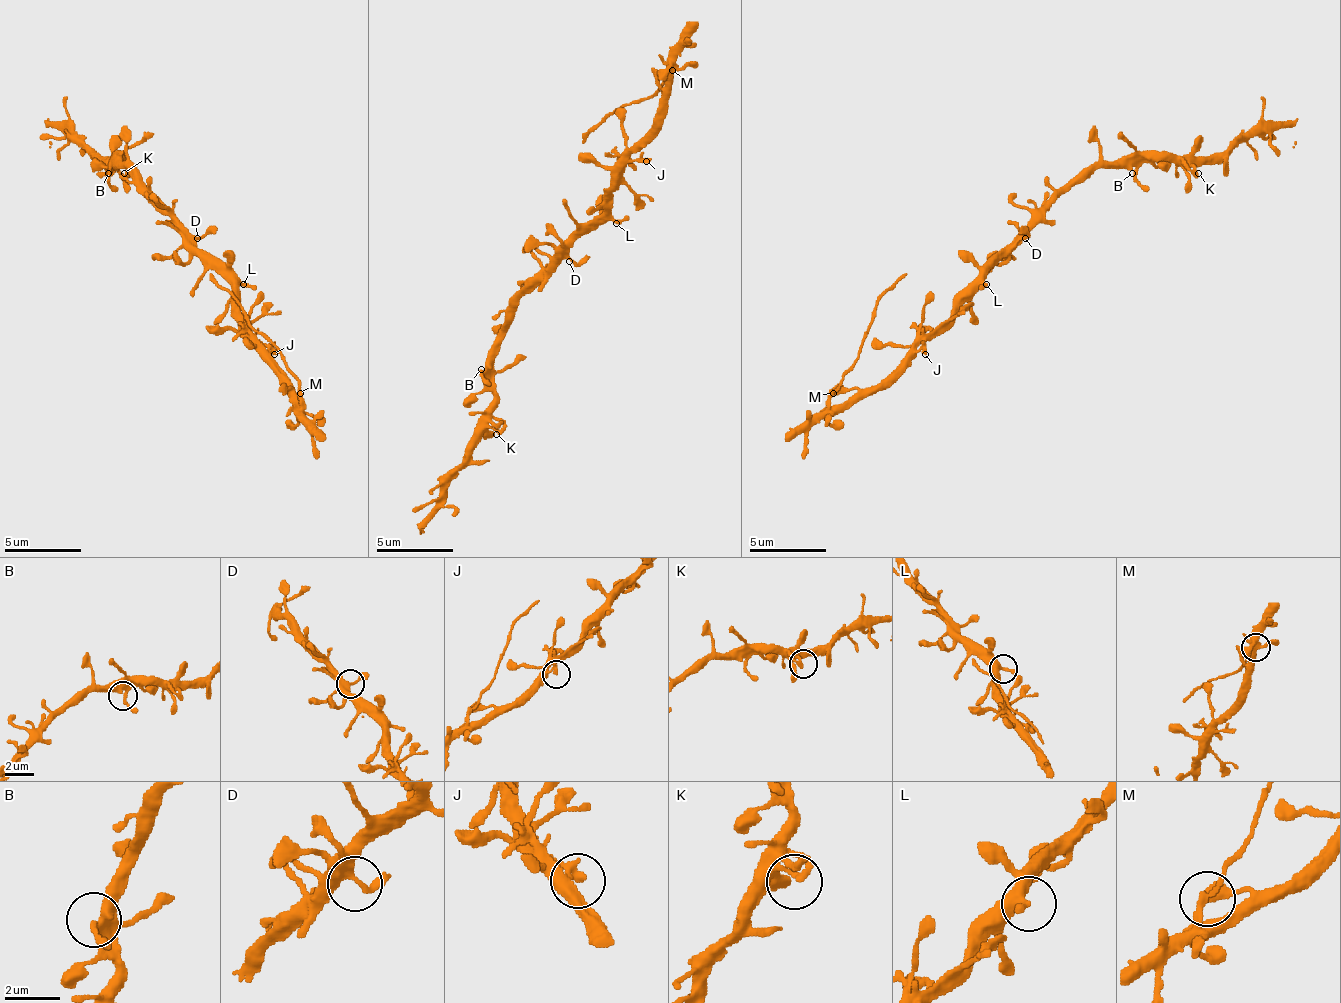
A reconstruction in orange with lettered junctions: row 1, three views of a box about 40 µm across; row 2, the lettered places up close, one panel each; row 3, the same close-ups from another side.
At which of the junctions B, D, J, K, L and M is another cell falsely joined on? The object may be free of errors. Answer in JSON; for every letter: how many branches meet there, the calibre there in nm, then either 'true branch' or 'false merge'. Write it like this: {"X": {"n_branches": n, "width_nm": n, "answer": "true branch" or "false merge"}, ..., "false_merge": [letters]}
{"B": {"n_branches": 2, "width_nm": 280, "answer": "true branch"}, "D": {"n_branches": 3, "width_nm": 240, "answer": "true branch"}, "J": {"n_branches": 2, "width_nm": 200, "answer": "true branch"}, "K": {"n_branches": 2, "width_nm": 200, "answer": "true branch"}, "L": {"n_branches": 2, "width_nm": 320, "answer": "true branch"}, "M": {"n_branches": 2, "width_nm": 240, "answer": "false merge"}, "false_merge": ["M"]}

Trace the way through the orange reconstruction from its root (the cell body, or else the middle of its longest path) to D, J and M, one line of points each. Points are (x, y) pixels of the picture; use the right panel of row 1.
D: (990, 269), (1021, 238), (1025, 238)
J: (990, 269), (975, 292), (925, 338), (925, 354)
M: (990, 269), (975, 292), (878, 384), (863, 388), (844, 404), (832, 404), (828, 400), (832, 392)

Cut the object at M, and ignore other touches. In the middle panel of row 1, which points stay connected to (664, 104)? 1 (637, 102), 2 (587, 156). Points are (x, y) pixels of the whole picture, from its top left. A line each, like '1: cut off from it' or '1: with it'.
1: cut off from it
2: with it

